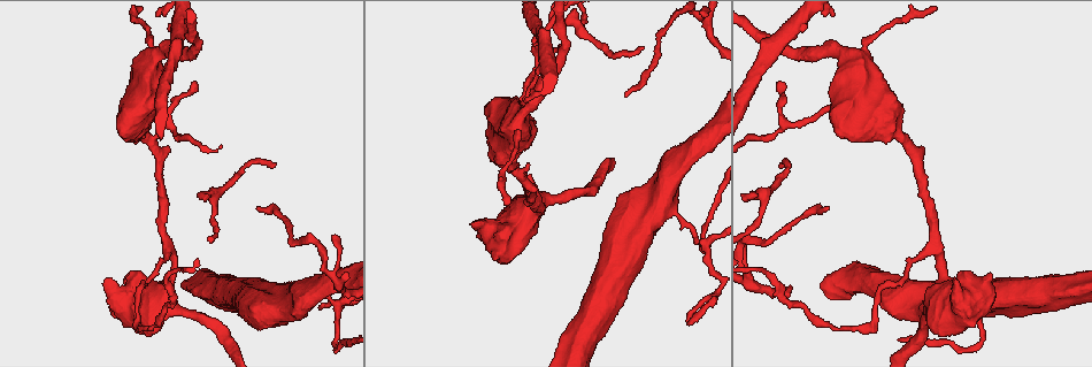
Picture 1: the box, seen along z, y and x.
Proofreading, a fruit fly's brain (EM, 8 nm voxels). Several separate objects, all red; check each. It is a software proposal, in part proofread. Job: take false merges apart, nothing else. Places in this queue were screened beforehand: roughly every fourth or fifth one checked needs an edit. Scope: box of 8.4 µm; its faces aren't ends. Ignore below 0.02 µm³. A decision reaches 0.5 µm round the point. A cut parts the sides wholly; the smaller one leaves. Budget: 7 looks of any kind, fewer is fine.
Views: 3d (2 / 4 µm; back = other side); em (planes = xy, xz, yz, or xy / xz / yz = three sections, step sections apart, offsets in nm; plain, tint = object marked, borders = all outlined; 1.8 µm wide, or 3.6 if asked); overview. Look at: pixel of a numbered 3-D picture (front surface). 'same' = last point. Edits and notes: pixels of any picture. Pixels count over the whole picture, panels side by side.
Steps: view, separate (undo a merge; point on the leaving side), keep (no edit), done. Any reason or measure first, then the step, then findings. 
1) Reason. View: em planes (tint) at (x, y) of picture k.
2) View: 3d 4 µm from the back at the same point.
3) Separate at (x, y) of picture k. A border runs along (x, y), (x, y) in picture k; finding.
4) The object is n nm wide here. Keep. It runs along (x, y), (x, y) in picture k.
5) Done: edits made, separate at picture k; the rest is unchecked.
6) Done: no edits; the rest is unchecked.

Sudden change in width. View: 3d 2 µm at (705, 244) of picture 1.

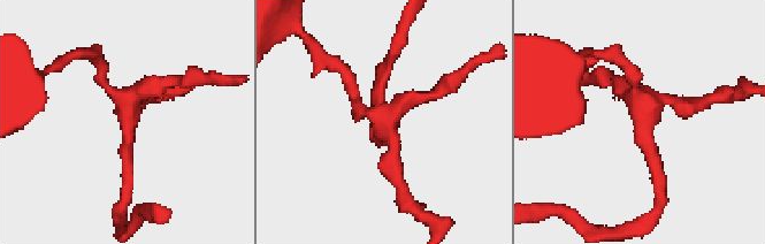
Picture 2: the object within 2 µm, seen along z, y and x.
Shape alone is not enough. View: em yz step 4 (tint) at (641, 102) of picture 2.

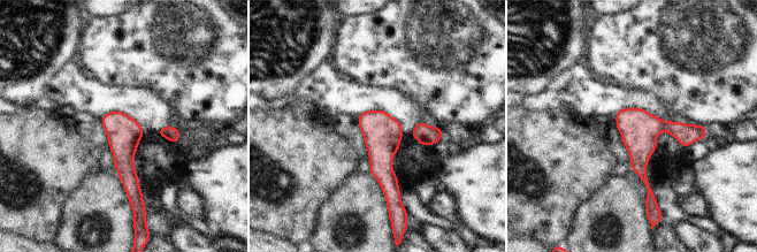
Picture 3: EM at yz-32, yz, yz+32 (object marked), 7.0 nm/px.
The object is 240 nm wide here. Keep. One cell here.

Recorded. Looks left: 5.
Sudden change in width. View: 3d 4 µm at (535, 76) of picture 1.

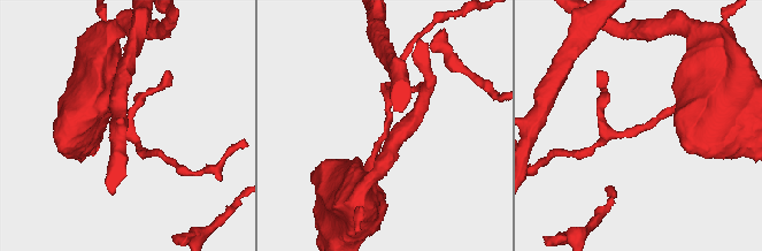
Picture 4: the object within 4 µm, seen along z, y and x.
View: em xz step 16 (tint) at (387, 126) of picture 4.

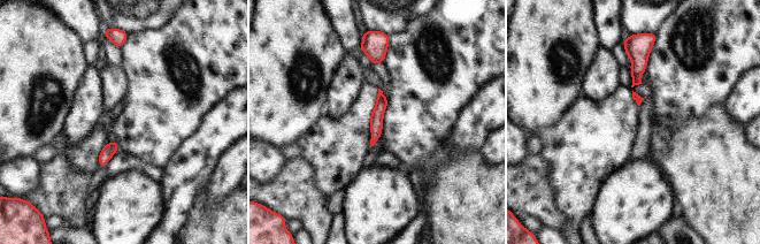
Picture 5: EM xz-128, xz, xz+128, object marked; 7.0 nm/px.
View: em planes (tint) at the same point.

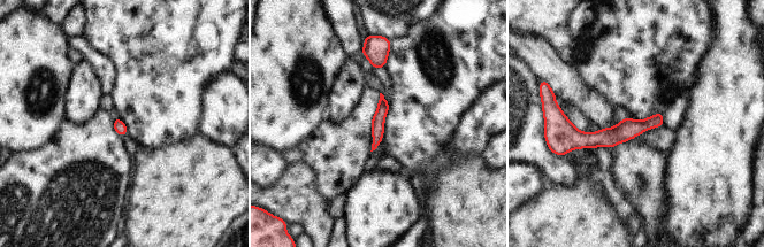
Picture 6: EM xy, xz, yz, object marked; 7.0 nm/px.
Keep. It runs along (659, 116), (611, 137), (567, 133) in picture 6; all the same cell.

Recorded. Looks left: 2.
Thick turns thin. View: 3d 4 µm at (848, 59) of picture 1.

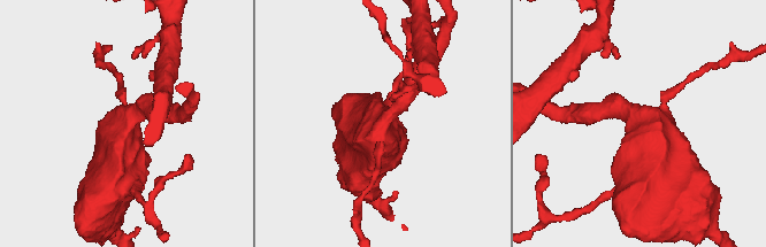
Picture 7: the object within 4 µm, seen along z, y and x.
View: em planes (tint) at (385, 117) of picture 7.

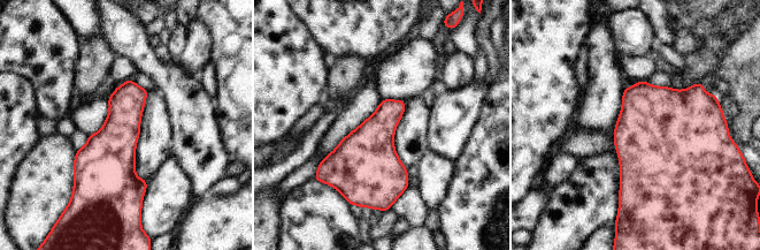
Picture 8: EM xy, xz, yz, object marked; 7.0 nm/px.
The object is 280 nm wide here. Keep. Continuous, no second cell.

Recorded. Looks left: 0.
Done: no edits; the rest is unchecked.

